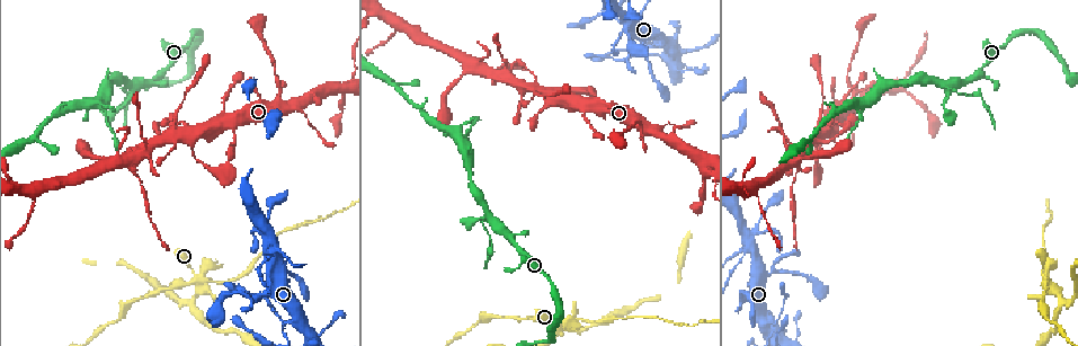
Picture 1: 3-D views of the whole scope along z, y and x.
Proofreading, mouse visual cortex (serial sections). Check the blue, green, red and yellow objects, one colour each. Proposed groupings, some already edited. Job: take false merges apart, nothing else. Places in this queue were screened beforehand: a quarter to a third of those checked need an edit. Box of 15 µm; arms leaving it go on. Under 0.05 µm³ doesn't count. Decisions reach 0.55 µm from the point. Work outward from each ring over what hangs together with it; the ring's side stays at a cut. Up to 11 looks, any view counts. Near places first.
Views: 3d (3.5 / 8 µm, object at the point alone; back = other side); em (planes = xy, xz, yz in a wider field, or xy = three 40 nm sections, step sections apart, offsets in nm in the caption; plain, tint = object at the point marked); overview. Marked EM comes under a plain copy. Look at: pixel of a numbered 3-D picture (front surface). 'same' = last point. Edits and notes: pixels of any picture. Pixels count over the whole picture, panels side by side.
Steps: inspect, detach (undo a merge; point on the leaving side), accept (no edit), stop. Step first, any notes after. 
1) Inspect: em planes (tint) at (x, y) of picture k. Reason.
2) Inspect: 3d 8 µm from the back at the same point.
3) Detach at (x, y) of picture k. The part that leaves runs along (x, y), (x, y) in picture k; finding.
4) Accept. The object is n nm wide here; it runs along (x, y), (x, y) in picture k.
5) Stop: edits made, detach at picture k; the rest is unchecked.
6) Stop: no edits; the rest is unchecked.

Inspect: 3d 8 µm at (639, 126) of picture 1. Calibre changes.

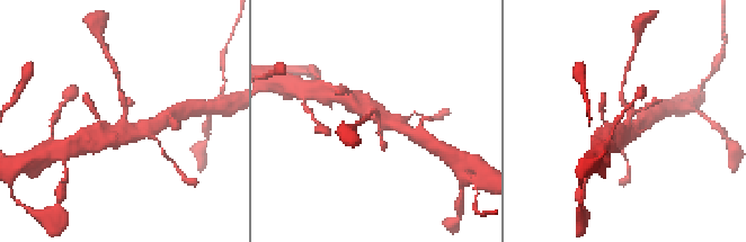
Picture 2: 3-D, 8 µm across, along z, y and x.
Inspect: em xy step 5 (tint) at (124, 120) of picture 2. Need the tissue.

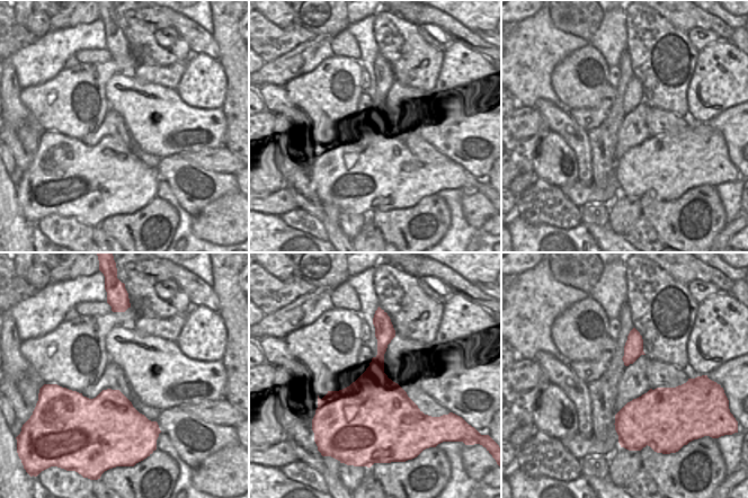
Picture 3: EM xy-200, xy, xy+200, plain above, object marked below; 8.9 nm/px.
Accept. It runs along (106, 137), (123, 136), (122, 93) in picture 2; continuous, no second cell.

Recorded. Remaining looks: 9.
Inspect: 3d 3.5 µm at (496, 222) of picture 1. Four arms meet.

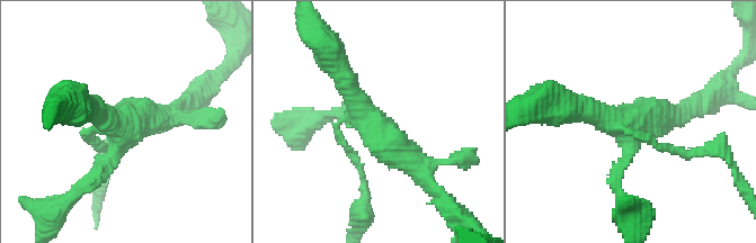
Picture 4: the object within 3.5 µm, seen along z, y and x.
Inspect: em planes (tint) at (370, 126) of picture 4. 4 arms meet here; the arms are 150, 150, 300, 300 nm wide; now the EM.

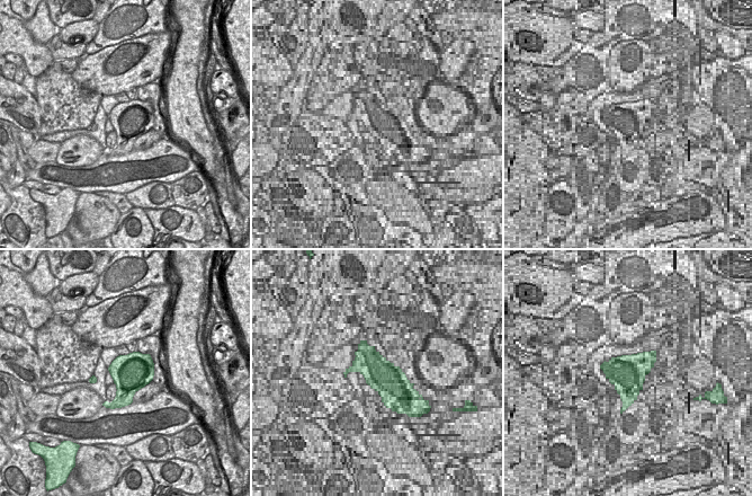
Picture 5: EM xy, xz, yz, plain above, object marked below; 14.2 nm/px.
Detach at (354, 159) of picture 4. The object is 550 nm wide here; the part that leaves runs along (336, 126), (361, 167), (364, 221) in picture 4; two cells meet here.

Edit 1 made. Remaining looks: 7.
Inspect: overview. See it whole again.

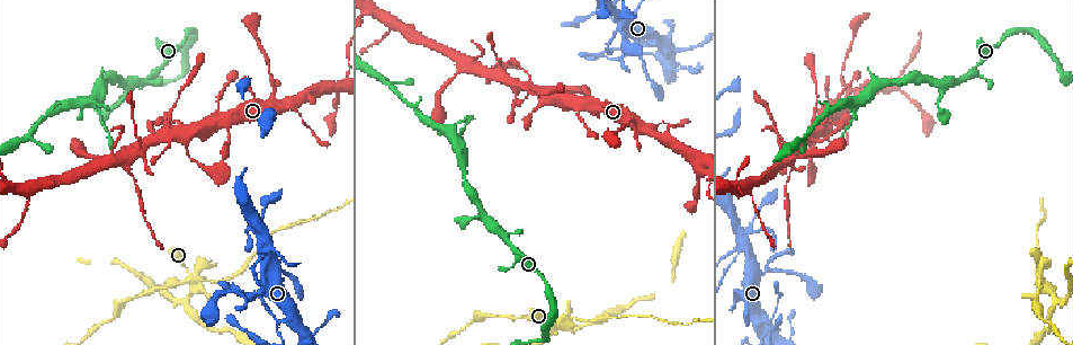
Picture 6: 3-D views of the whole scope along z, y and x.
Inspect: 3d 3.5 µm at (747, 192) of picture 6. Arms part here.

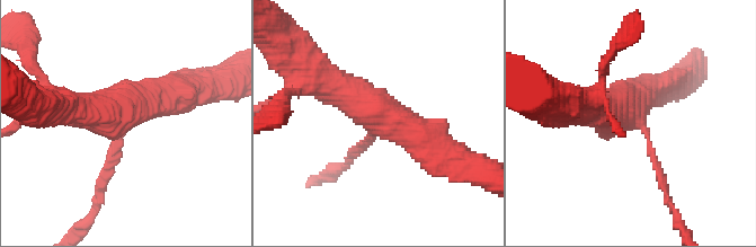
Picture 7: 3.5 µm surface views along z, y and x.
Inspect: em xy step 1 (tint) at (127, 116) of picture 7.

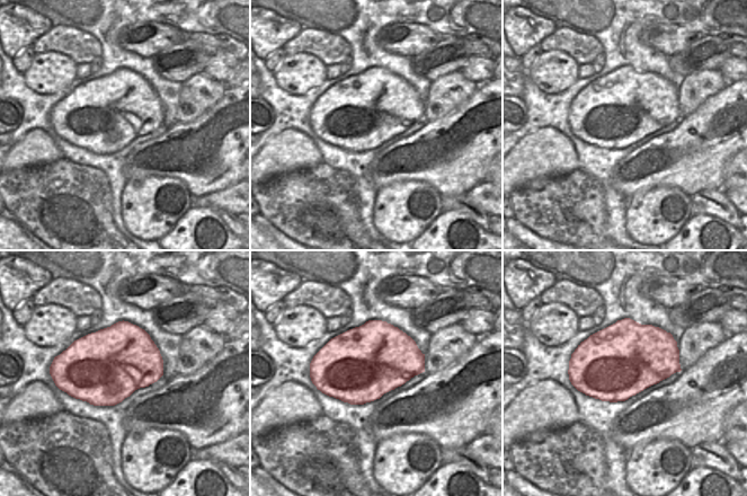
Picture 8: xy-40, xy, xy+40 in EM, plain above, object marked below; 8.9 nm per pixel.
Accept. 3 arms meet here; the arms are 100, 450, 500 nm wide; it runs along (443, 149), (318, 80) in picture 7; one cell here.

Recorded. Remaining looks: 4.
Inspect: 3d 3.5 µm at (792, 170) of picture 6. Thick turns thin.

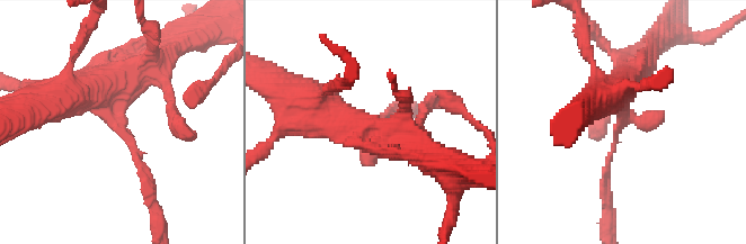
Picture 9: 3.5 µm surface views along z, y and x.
Inspect: em xy step 3 (tint) at (113, 125) of picture 9. Now the EM.

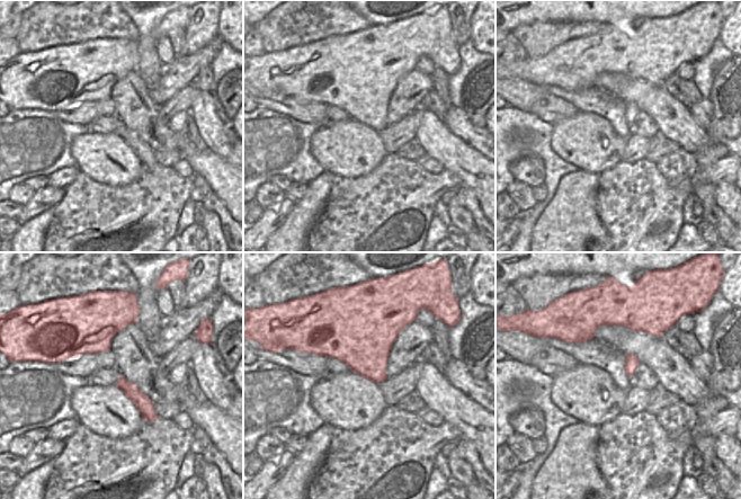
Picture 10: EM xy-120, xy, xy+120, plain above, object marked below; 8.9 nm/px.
Accept. One cell here.

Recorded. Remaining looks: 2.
Stop: edits made, detach at picture 4; the rest is unchecked.

